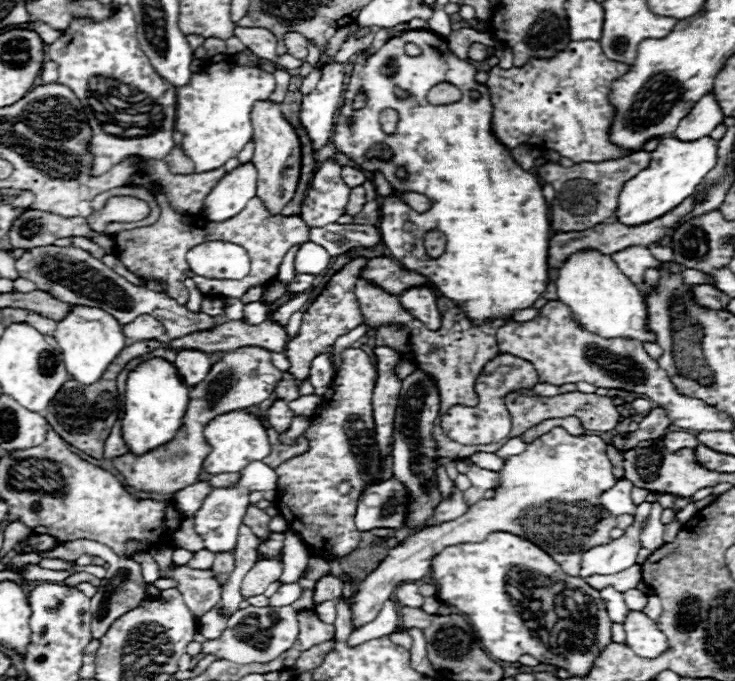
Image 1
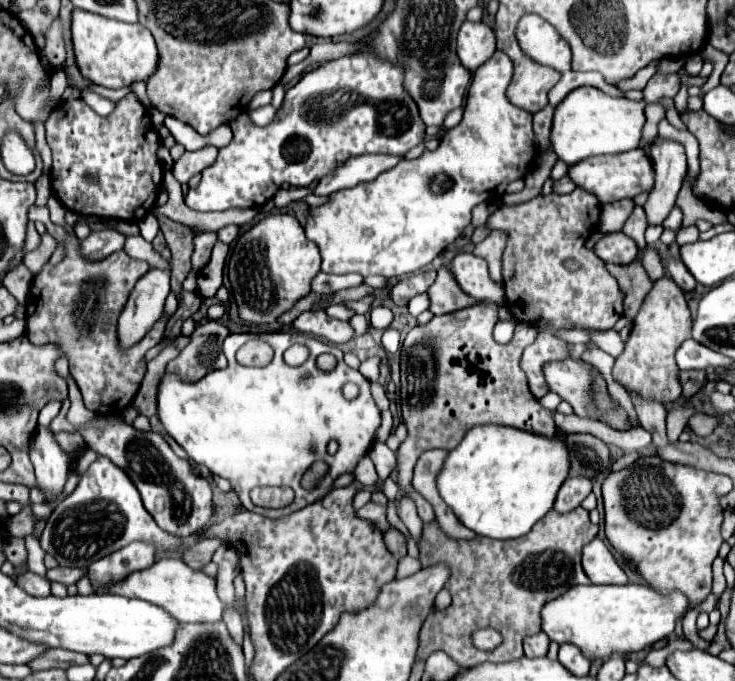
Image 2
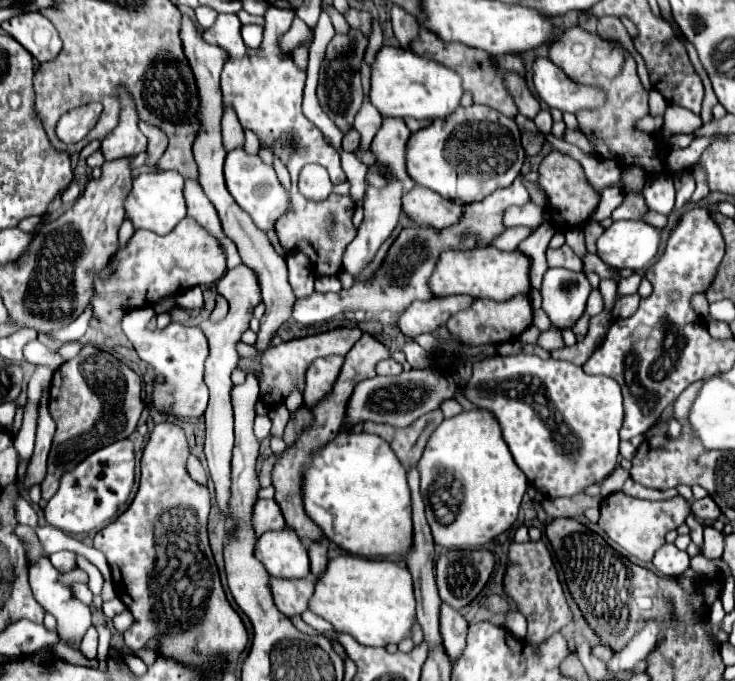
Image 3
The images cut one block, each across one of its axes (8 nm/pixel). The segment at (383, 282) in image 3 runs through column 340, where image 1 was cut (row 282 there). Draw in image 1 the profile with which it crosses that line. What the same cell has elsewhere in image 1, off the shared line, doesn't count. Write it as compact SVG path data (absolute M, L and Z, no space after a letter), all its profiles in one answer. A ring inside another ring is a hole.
M298 274L294 276L294 280L288 284L288 294L298 294L308 290L314 284L314 276L312 274Z

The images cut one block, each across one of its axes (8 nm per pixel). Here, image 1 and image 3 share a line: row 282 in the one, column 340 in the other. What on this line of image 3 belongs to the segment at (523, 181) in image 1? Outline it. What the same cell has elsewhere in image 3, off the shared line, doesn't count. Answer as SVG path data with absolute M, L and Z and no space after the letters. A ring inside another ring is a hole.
M342 430L330 444L326 444L322 448L322 452L316 452L312 456L312 460L308 462L308 468L304 472L304 508L310 514L310 518L322 528L324 536L328 540L336 542L342 550L346 550L350 554L358 554L358 556L366 556L366 558L372 558L372 556L400 556L402 558L406 552L410 552L410 546L412 546L412 508L410 508L410 488L406 482L406 470L402 468L400 460L396 458L396 454L388 446L388 442L376 434L366 434L366 432L356 434L356 432Z

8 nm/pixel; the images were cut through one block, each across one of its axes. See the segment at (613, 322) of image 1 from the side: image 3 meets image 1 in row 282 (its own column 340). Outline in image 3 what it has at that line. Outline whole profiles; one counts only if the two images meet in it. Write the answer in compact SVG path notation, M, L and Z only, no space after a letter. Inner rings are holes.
M346 554L328 560L326 570L314 584L314 594L310 596L308 610L330 622L336 632L350 634L356 642L364 646L386 646L388 642L400 642L402 638L410 636L412 622L416 620L414 606L416 602L412 592L412 576L406 566L390 560L368 560Z

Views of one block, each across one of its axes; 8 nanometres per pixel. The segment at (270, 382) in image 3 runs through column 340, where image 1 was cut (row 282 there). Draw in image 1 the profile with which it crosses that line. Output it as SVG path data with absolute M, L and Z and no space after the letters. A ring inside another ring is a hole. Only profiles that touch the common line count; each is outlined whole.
M354 258L354 260L350 260L340 272L336 272L330 278L330 282L322 290L322 294L304 312L302 326L300 326L296 338L292 338L288 342L288 346L286 346L286 358L290 360L290 370L288 372L292 376L296 376L298 384L304 378L308 378L308 374L310 374L310 362L320 352L324 352L326 346L330 346L338 336L344 336L344 334L348 334L350 330L354 330L356 326L362 324L362 312L360 312L360 306L358 306L358 300L356 300L356 294L354 294L354 286L356 286L358 274L366 266L366 262L368 262L366 258Z

